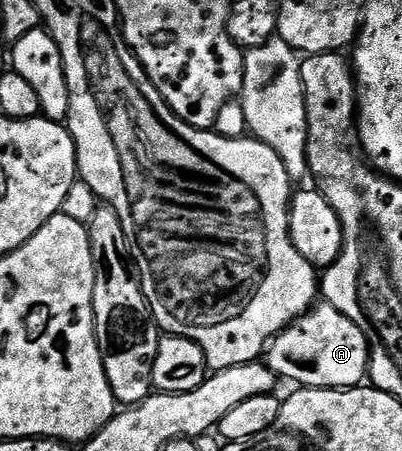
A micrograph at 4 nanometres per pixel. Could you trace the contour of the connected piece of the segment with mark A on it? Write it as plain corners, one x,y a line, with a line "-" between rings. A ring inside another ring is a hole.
320,301
275,335
266,348
266,362
281,380
293,379
301,388
358,387
368,374
368,338
350,317

